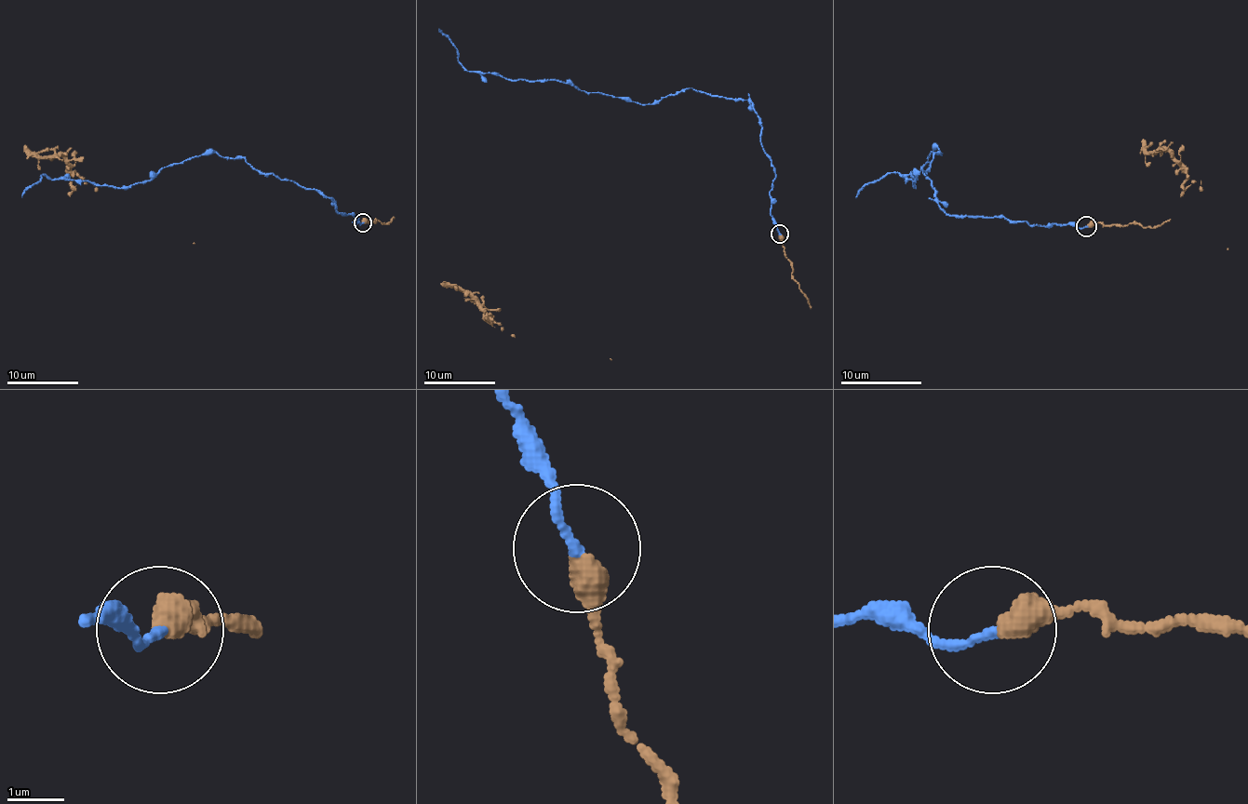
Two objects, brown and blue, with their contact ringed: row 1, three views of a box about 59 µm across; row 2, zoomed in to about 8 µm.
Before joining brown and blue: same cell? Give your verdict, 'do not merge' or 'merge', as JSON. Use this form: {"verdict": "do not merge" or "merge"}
{"verdict": "merge"}

